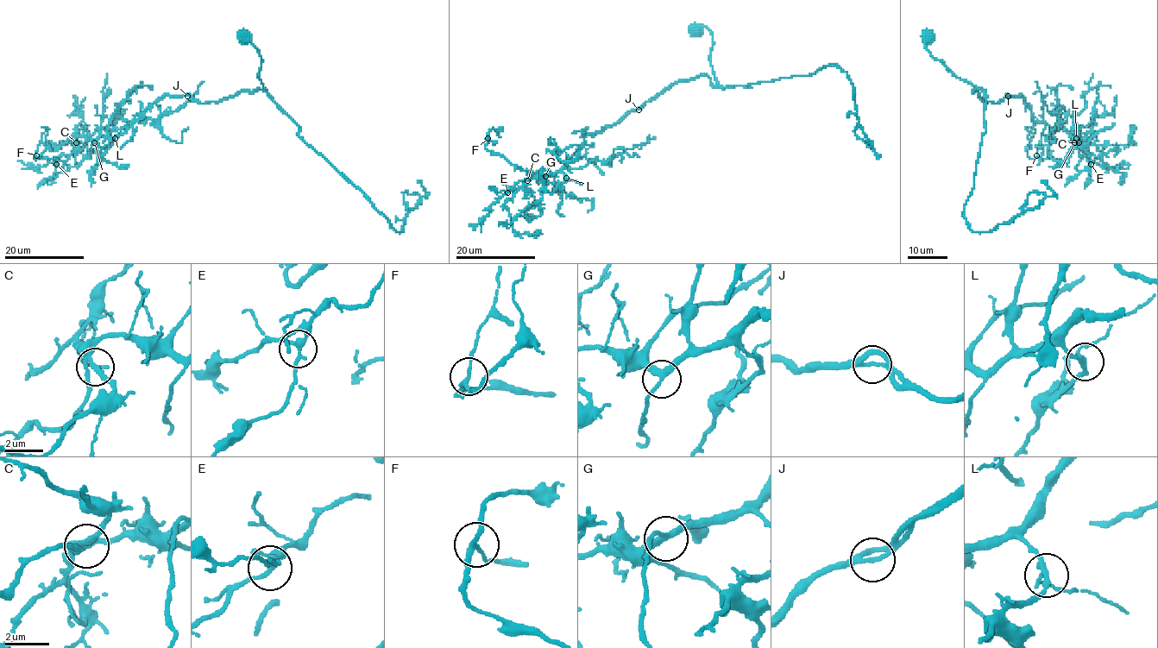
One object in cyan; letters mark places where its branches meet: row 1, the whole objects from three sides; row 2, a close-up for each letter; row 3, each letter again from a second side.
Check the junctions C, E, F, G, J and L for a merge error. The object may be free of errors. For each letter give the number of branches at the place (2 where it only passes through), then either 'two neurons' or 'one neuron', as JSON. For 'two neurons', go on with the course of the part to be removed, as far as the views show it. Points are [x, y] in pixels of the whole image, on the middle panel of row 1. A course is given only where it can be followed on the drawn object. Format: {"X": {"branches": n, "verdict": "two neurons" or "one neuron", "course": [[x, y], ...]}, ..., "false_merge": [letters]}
{"C": {"branches": 3, "verdict": "one neuron"}, "E": {"branches": 3, "verdict": "one neuron"}, "F": {"branches": 3, "verdict": "one neuron"}, "G": {"branches": 3, "verdict": "one neuron"}, "J": {"branches": 3, "verdict": "one neuron"}, "L": {"branches": 3, "verdict": "one neuron"}, "false_merge": []}

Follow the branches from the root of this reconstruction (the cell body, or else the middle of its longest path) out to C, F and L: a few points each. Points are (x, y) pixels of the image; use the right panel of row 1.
C: (927, 37), (928, 53), (982, 89), (973, 91), (982, 100), (1020, 95), (1035, 121), (1079, 142)
F: (927, 37), (928, 53), (985, 102), (1020, 95), (1035, 121), (1077, 136), (1063, 161), (1036, 155)
L: (927, 37), (928, 53), (982, 89), (973, 91), (982, 100), (997, 103), (1020, 95), (1035, 121), (1076, 138)

